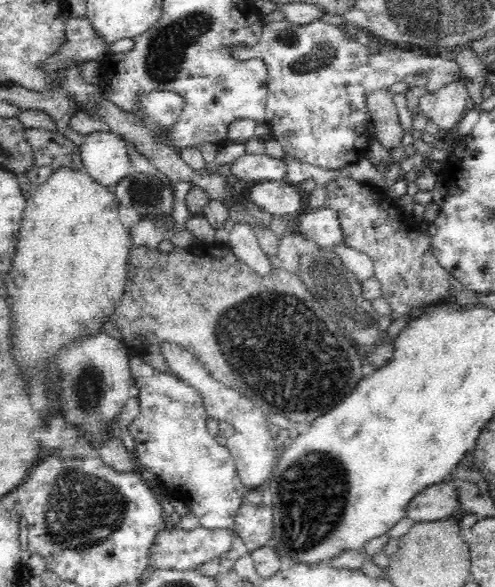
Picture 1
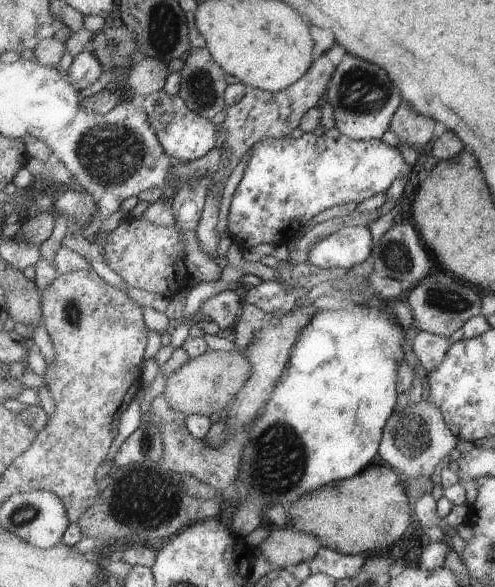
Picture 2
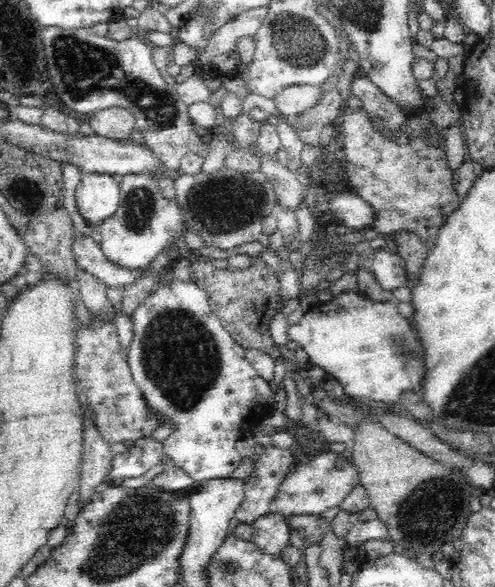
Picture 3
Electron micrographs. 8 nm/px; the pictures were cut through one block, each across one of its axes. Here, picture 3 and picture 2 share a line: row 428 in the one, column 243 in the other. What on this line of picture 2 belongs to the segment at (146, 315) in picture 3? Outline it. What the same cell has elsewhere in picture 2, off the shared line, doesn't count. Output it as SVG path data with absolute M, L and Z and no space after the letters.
M336 126L320 136L303 133L296 139L289 136L283 139L263 139L247 153L250 158L232 195L228 214L230 237L244 251L259 244L286 244L302 236L305 224L317 218L319 212L347 202L359 204L377 194L385 194L397 178L405 183L409 172L413 172L413 166L409 167L398 147L387 144L383 139L364 141L349 138Z

